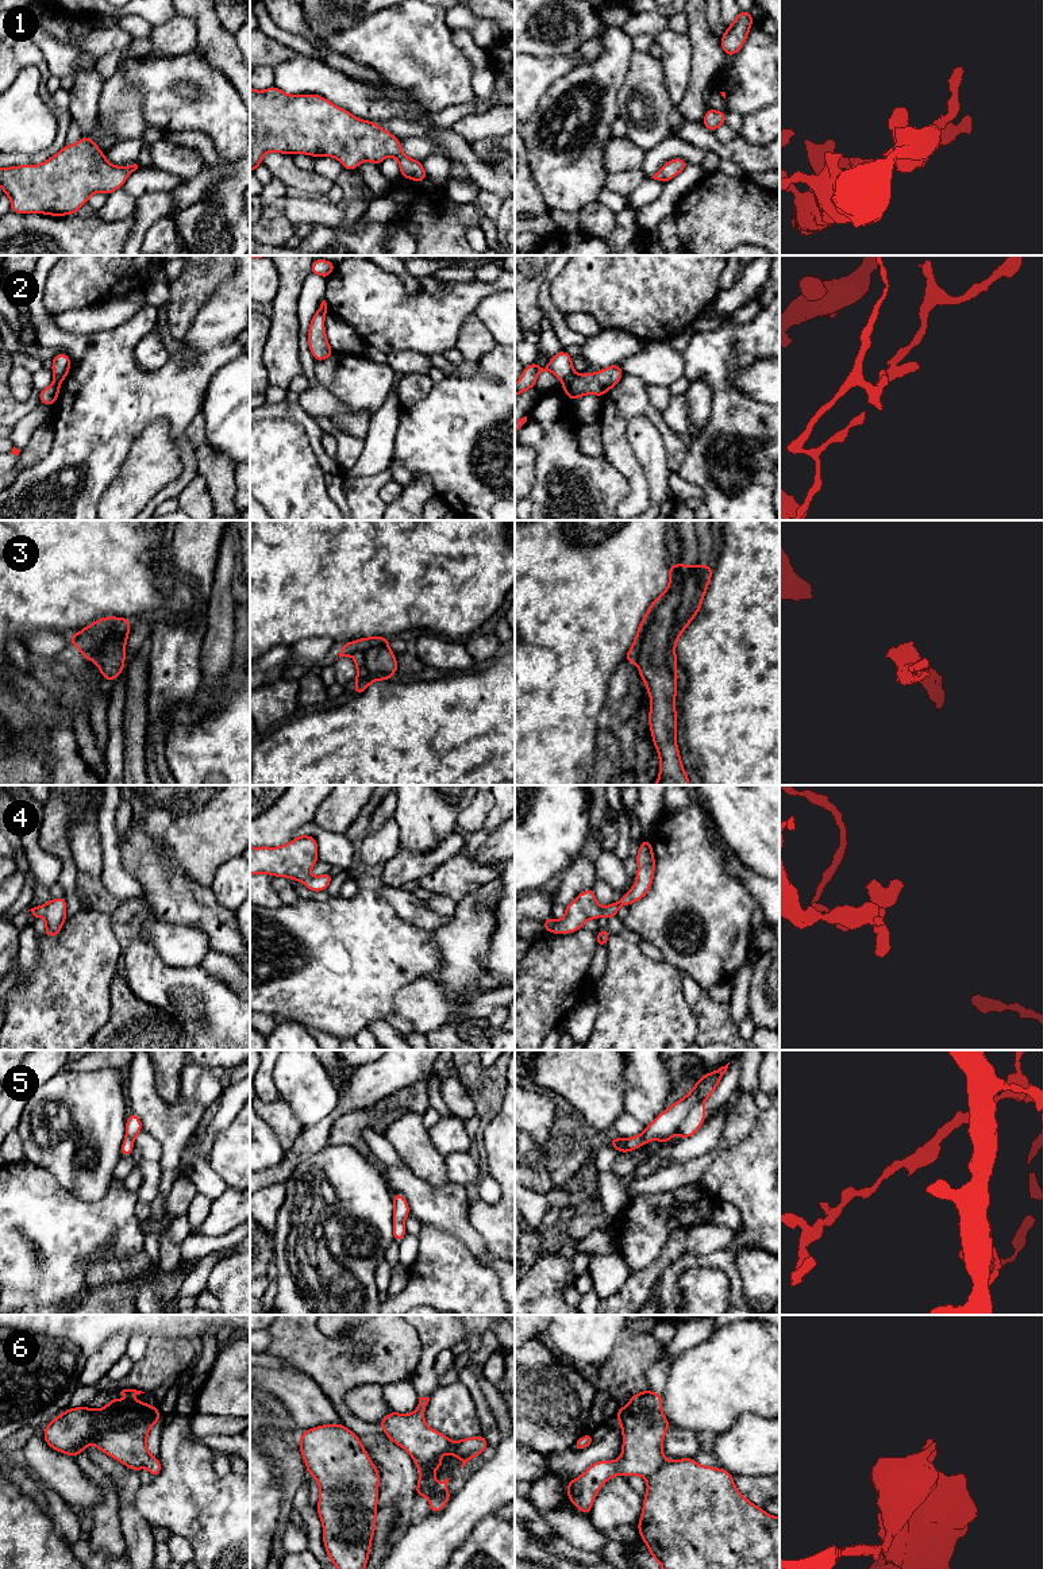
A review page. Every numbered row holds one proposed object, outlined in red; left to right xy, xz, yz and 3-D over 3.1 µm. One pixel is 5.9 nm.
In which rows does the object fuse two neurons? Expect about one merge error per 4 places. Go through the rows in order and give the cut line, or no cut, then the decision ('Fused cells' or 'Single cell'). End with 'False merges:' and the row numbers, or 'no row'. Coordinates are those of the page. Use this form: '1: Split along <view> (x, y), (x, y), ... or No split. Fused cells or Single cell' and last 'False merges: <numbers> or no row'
1: No split. Single cell
2: Split along yz (574, 373), (564, 381). Fused cells
3: No split. Single cell
4: No split. Single cell
5: No split. Single cell
6: No split. Single cell
False merges: 2

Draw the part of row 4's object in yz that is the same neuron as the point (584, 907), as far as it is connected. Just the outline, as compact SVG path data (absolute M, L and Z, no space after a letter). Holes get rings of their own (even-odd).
M650 839L640 843L636 854L636 862L638 872L635 884L617 903L601 907L596 900L593 889L586 889L567 904L565 915L561 920L555 920L551 916L547 918L543 922L544 931L554 934L570 934L582 928L585 922L589 919L597 920L600 916L613 919L621 905L630 905L643 899L651 888L655 870L655 860Z

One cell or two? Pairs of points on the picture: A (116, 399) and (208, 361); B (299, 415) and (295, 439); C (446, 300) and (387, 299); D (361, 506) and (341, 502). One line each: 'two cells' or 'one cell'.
A: one cell
B: two cells
C: one cell
D: two cells

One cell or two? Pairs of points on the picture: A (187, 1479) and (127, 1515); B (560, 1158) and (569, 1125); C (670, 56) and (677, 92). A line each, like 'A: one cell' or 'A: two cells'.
A: two cells
B: one cell
C: one cell

